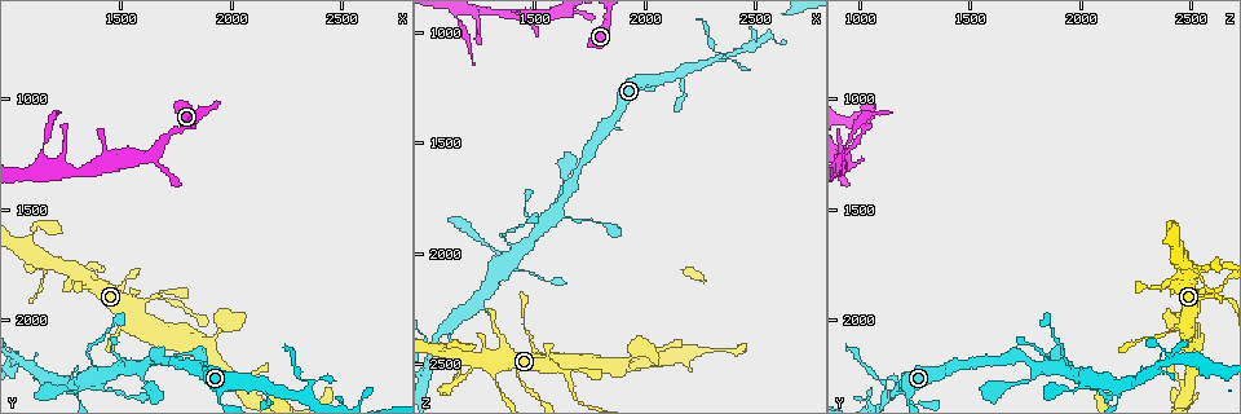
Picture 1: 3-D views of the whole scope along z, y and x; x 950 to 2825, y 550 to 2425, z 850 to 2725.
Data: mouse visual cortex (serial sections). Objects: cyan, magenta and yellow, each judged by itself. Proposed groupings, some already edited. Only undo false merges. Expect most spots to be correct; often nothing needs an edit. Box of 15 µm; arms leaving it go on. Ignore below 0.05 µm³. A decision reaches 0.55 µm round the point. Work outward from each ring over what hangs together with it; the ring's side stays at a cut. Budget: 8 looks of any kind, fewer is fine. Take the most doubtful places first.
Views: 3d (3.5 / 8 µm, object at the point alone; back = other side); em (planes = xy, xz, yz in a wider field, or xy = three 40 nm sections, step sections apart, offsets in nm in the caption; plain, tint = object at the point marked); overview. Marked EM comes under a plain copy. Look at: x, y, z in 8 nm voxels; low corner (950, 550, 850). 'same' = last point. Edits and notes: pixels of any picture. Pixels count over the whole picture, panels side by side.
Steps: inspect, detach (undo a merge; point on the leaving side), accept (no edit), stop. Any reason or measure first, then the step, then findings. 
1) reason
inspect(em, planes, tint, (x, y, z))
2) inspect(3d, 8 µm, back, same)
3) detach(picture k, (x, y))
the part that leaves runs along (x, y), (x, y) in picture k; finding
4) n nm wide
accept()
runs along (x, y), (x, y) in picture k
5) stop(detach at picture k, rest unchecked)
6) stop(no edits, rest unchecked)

thin arm on a thick one
inspect(3d, 3.5 µm, (2330, 2350, 1120))

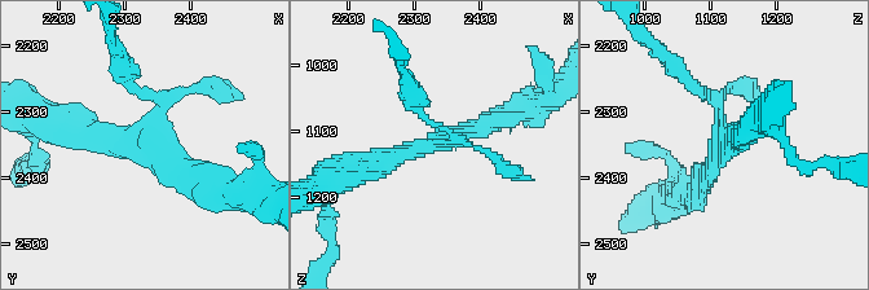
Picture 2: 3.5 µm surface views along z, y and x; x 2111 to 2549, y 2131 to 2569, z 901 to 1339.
accept()
runs along (67, 127), (146, 143), (210, 187) in picture 2; all the same cell

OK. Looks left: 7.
three-way junction
inspect(3d, 3.5 µm, (1640, 1900, 2540))

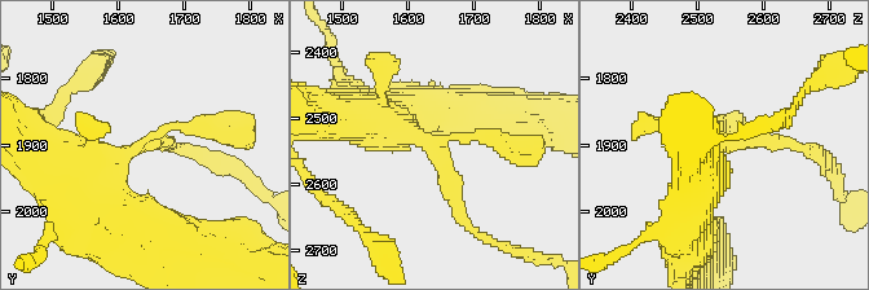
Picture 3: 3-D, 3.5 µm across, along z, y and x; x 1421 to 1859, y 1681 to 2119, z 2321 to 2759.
shape alone is not enough
inspect(em, xy, step 5, tint, (1625, 1905, 2540))

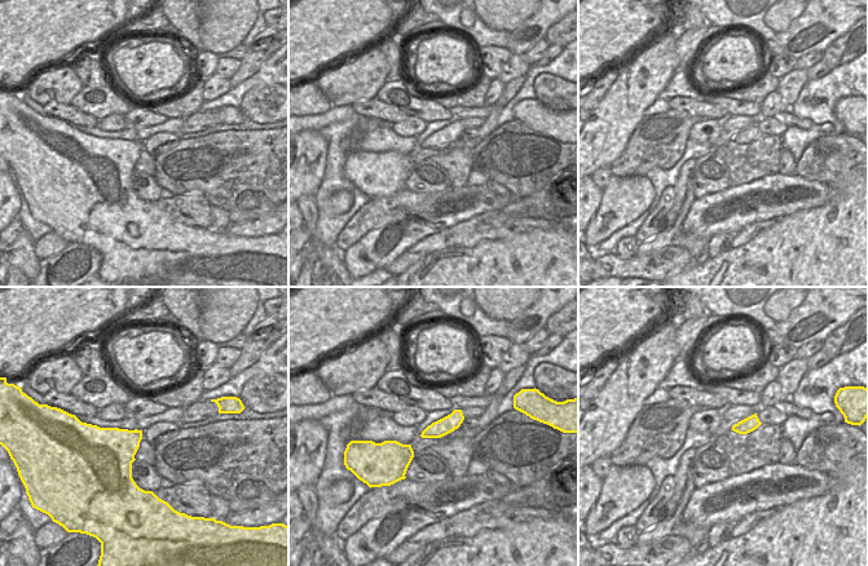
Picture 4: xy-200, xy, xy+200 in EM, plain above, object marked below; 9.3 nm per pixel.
3 arms
accept()
runs along (67, 183), (170, 127), (214, 131) in picture 3; all the same cell

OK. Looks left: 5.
thin neck
inspect(3d, 8 µm, (1360, 2200, 1940))

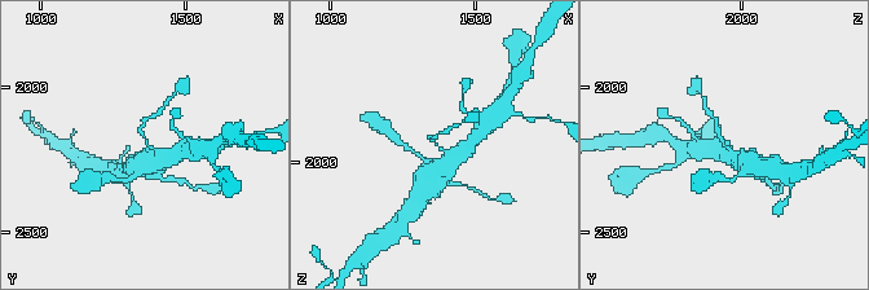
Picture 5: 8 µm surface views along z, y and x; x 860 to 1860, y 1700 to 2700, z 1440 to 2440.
arms of 150, 450 nm; need the tissue
inspect(em, xy, step 5, tint, (1370, 2200, 1940))

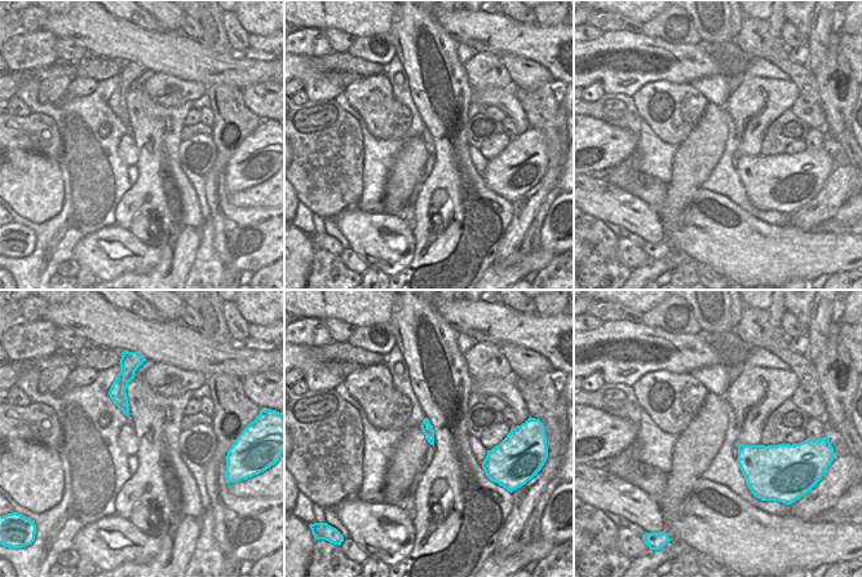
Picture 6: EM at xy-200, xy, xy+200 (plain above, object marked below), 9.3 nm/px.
accept()
runs along (726, 154), (711, 115) in picture 5; continuous, no second cell

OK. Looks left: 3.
stop(no edits, rest unchecked)

